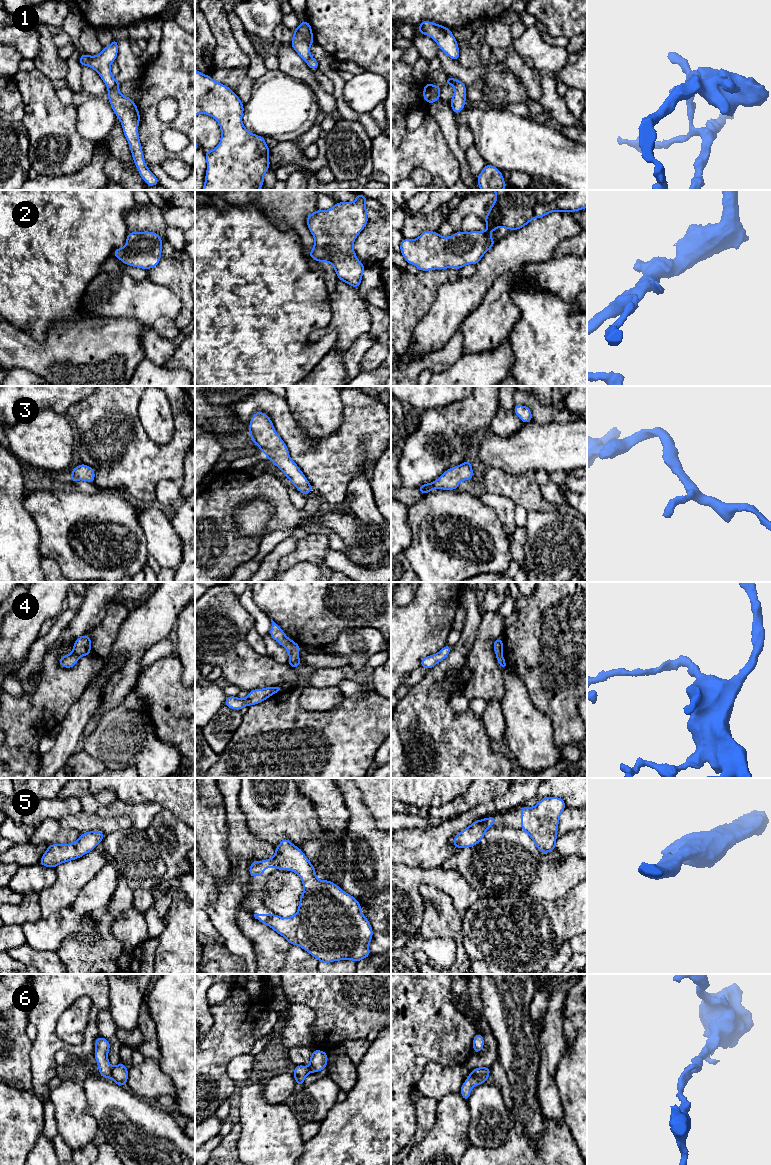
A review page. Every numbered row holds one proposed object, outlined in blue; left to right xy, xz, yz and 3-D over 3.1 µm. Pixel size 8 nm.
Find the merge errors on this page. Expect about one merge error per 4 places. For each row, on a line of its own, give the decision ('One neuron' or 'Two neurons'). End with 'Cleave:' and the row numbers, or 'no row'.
1: Two neurons
2: One neuron
3: One neuron
4: Two neurons
5: One neuron
6: Two neurons
Cleave: 1, 4, 6

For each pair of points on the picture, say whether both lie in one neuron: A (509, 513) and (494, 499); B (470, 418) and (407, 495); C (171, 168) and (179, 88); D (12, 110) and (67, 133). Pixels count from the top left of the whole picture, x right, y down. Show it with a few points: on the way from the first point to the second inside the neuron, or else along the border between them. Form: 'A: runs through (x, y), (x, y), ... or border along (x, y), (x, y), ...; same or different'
A: runs through (506, 509), (498, 502); same
B: border along (401, 485), (416, 488); different
C: border along (184, 161), (178, 158), (169, 158), (160, 165); different
D: border along (19, 92), (24, 109), (23, 126), (29, 138); different

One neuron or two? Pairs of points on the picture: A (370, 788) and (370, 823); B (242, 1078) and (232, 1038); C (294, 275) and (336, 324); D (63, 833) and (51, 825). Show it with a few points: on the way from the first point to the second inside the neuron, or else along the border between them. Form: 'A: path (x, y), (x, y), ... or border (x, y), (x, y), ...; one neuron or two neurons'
A: border (359, 790), (362, 802), (380, 831); two neurons
B: border (250, 1052), (229, 1062), (231, 1079); two neurons
C: border (330, 302), (331, 320), (324, 327), (312, 332); two neurons
D: path (60, 833), (54, 828); one neuron

